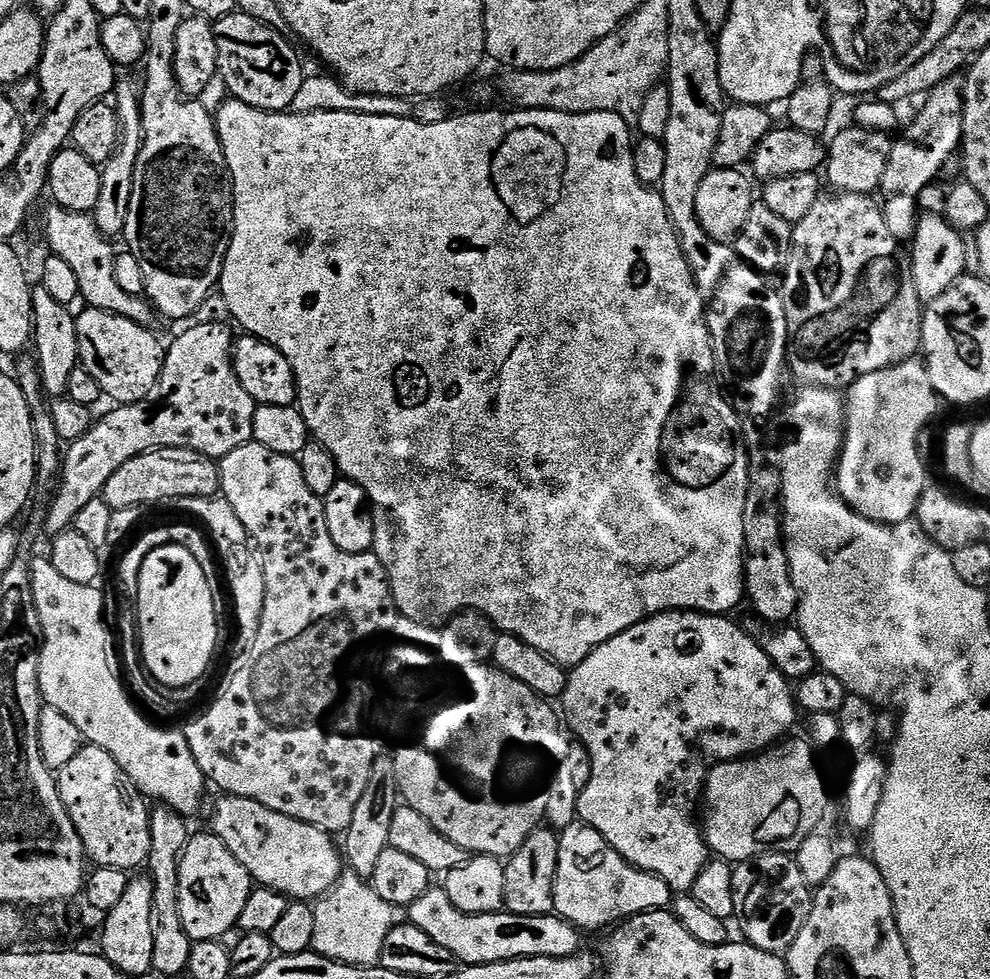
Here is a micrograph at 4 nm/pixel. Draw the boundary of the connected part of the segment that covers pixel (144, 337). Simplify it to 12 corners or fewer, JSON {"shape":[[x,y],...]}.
{"shape":[[97,308],[75,313],[79,363],[105,397],[158,382],[151,327]]}

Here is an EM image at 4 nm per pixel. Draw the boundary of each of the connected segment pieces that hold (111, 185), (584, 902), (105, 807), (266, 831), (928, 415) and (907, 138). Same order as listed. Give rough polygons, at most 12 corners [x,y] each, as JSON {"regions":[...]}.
{"regions":[[[114,89],[120,141],[100,168],[90,215],[103,236],[123,233],[144,137],[140,96]],[[586,823],[559,833],[555,915],[611,929],[674,893]],[[106,750],[60,769],[93,865],[147,865],[149,805]],[[250,798],[211,835],[257,885],[312,902],[340,879],[329,833]],[[904,360],[847,389],[838,495],[906,524],[930,484],[942,400]],[[964,81],[923,97],[880,188],[919,197],[964,143]]]}

